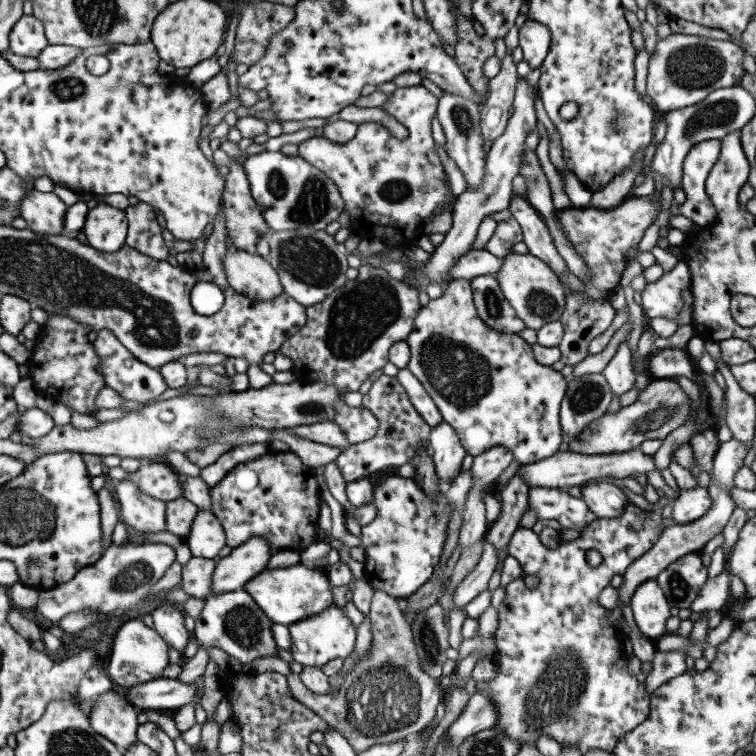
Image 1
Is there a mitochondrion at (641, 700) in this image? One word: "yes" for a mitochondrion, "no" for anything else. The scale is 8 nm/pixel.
no

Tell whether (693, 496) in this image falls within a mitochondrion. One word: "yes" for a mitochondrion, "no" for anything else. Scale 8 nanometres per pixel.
no

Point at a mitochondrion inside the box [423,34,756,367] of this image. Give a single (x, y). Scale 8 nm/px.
(696, 66)

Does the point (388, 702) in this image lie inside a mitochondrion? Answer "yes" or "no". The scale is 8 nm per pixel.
yes

